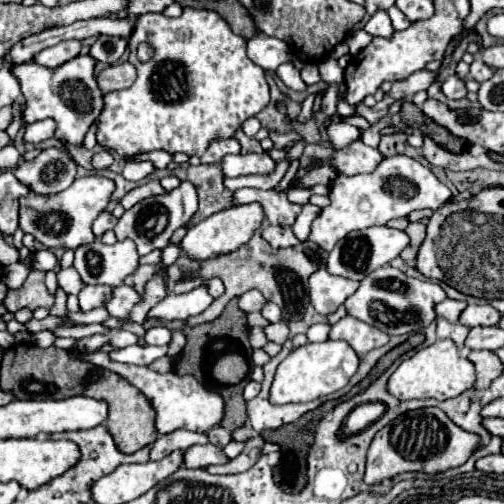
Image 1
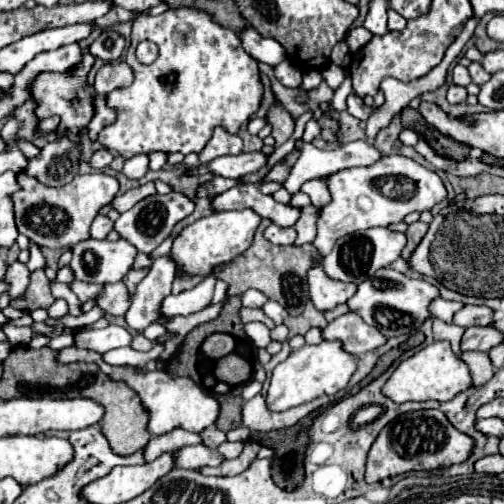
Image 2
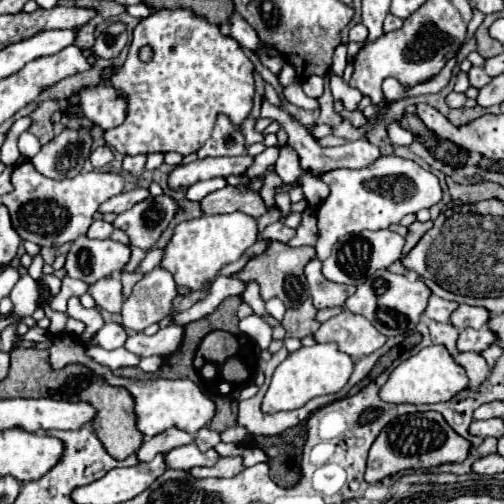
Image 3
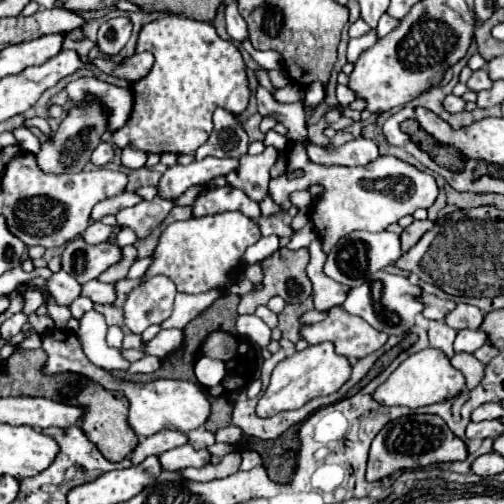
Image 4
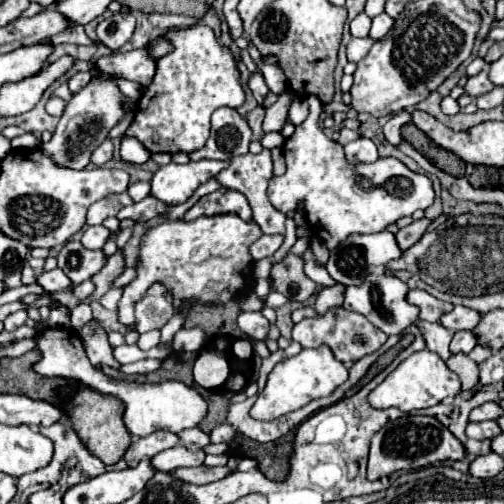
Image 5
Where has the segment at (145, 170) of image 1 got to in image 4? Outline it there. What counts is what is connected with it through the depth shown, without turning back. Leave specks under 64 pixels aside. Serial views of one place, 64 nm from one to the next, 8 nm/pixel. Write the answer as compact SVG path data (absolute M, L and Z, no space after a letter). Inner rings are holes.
M124 148L122 150L122 166L130 168L130 170L138 170L144 164L146 164L146 152L132 150L132 148Z

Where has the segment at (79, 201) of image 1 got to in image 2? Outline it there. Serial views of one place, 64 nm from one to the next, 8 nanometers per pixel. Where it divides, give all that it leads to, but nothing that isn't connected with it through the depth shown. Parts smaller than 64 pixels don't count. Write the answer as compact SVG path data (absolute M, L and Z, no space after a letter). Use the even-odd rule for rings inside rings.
M102 172L76 176L62 188L48 188L36 178L18 174L20 190L12 196L18 232L34 240L38 246L48 248L72 248L82 240L90 240L90 224L98 212L110 204L118 192L118 180Z

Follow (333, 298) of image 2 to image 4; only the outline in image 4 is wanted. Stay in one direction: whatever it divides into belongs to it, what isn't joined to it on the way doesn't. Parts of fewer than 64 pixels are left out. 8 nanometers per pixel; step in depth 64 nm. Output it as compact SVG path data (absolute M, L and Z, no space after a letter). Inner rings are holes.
M314 240L308 246L308 250L310 250L310 262L306 266L306 274L308 274L312 288L314 288L314 308L316 310L330 310L334 306L342 306L350 288L324 276L322 266L326 262L326 254L322 252L320 240Z

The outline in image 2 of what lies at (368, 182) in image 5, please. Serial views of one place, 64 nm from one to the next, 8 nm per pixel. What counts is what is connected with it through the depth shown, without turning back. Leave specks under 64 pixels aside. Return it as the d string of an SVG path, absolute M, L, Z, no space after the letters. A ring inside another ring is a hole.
M312 70L312 72L304 72L304 80L302 80L302 90L312 90L322 82L322 74L320 70ZM400 154L382 156L374 166L368 168L336 172L328 178L328 190L332 194L332 202L320 210L318 234L314 238L314 246L322 256L326 256L336 240L346 234L400 222L410 212L432 210L448 196L440 176L434 170L428 170L412 158Z

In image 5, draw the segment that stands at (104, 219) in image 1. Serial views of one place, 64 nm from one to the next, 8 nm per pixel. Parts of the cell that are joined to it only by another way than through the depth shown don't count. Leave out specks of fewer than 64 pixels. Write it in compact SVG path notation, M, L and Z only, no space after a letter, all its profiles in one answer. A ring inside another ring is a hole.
M102 224L88 226L86 232L84 232L84 236L82 236L82 244L86 248L90 248L90 250L98 250L98 248L104 246L104 242L108 240L108 236L110 236L110 230L104 228Z

